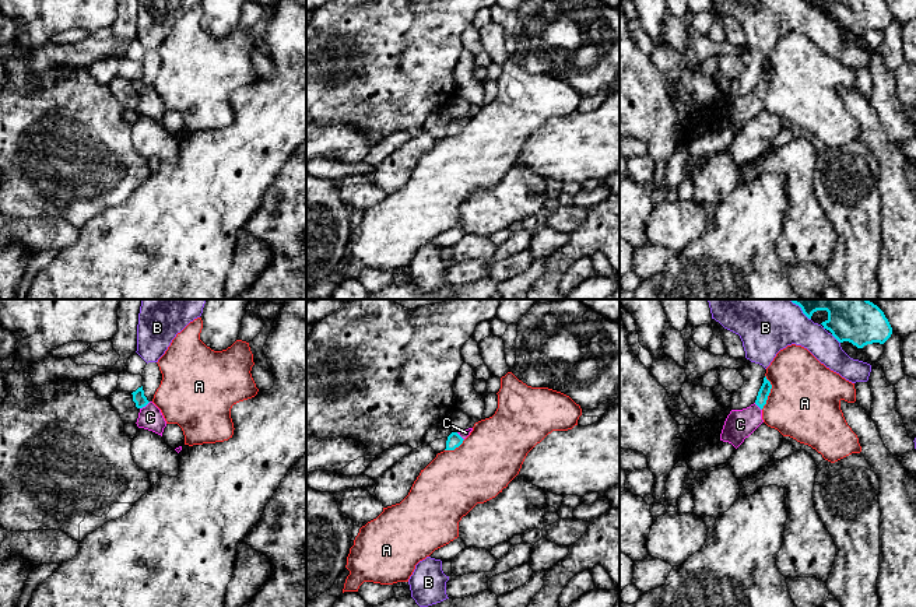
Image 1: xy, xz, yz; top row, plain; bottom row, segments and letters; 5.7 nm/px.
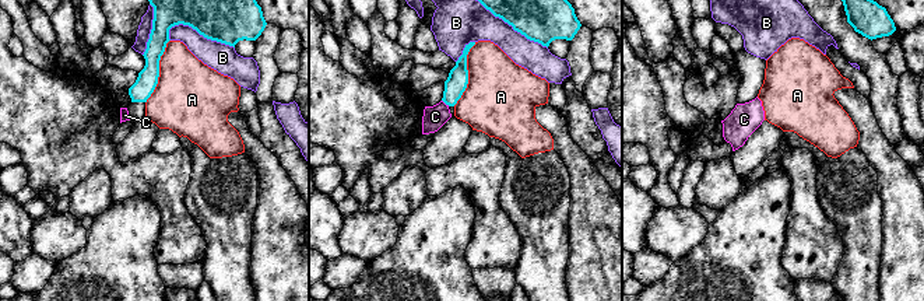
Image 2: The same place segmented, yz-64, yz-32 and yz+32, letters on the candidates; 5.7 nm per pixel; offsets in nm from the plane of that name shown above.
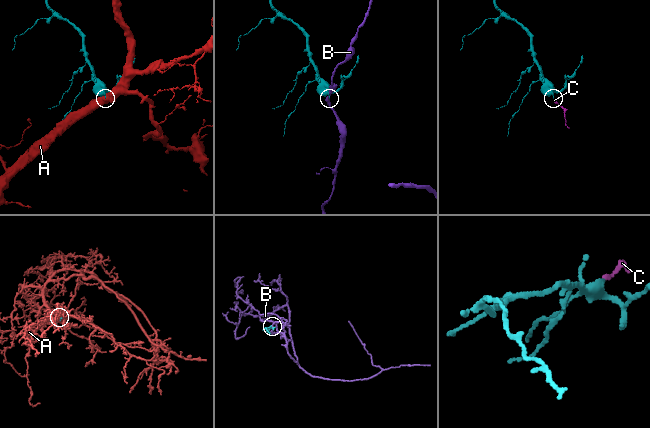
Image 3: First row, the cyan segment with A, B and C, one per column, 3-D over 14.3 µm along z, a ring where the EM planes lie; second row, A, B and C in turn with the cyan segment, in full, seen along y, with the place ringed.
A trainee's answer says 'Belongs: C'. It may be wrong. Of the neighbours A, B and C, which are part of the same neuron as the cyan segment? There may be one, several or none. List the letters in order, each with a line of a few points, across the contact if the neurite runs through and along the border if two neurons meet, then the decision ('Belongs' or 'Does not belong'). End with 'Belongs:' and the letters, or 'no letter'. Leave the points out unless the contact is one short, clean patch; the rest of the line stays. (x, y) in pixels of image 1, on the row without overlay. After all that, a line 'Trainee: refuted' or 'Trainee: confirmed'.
A: Line: yz (765, 62), (771, 72), (771, 79), (761, 95). Does not belong
B: Does not belong
C: Line: xy (139, 84), (144, 93), (150, 104). Belongs
Belongs: C
Trainee: confirmed

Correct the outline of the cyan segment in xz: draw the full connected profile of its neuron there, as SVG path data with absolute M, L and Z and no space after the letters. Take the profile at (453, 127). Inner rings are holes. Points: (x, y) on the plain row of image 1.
M468 115L468 116L460 117L460 119L452 119L448 123L445 137L455 137L456 134L459 134L463 130L463 127L470 122L471 117L473 117L473 115Z

